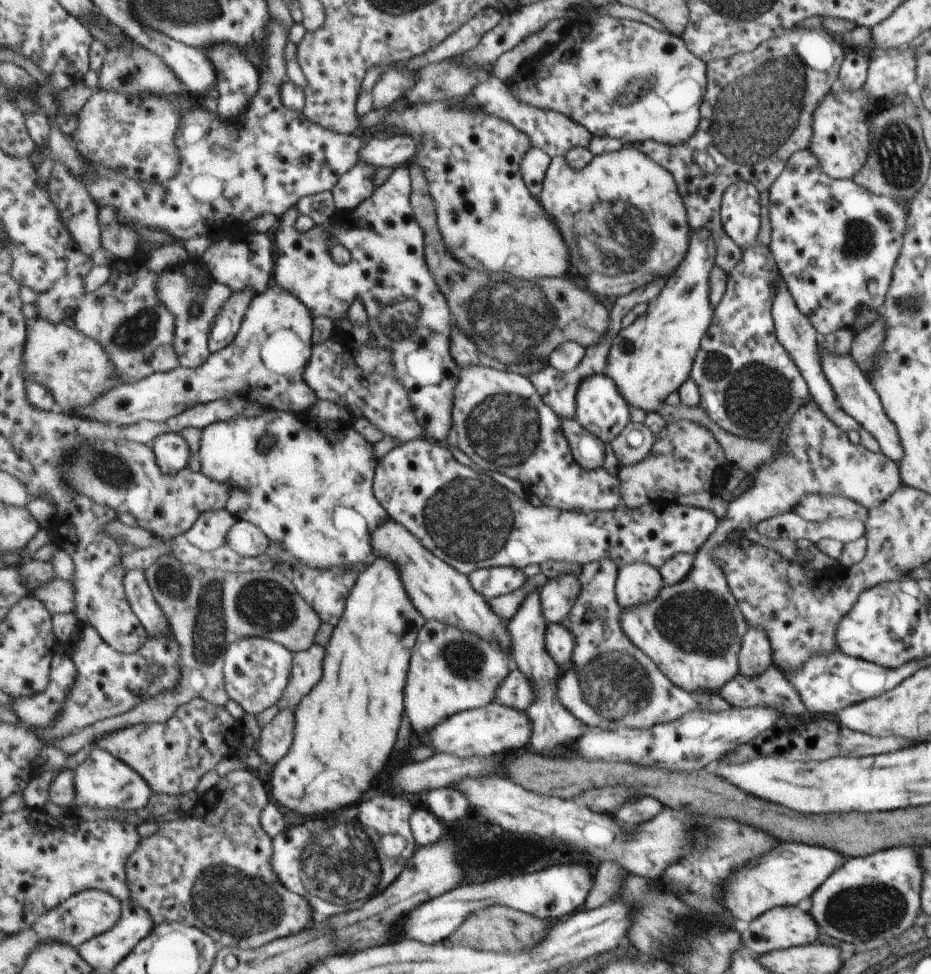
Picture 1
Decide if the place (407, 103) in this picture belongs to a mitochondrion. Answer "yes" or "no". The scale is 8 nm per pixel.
no

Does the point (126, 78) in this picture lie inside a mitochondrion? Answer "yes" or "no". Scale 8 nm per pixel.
no

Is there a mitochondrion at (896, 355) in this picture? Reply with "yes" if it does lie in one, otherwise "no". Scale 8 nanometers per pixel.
no

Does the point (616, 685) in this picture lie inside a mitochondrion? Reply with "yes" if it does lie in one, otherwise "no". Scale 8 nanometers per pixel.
yes

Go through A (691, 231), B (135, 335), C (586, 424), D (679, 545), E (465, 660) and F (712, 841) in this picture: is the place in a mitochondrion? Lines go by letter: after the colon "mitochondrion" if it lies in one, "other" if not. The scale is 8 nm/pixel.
A: other
B: mitochondrion
C: other
D: other
E: mitochondrion
F: mitochondrion

